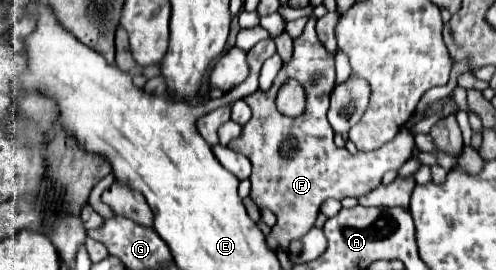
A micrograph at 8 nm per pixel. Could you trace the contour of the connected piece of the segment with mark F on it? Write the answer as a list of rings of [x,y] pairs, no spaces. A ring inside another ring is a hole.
[[[315,16],[307,20],[303,34],[293,42],[291,60],[283,62],[281,68],[285,78],[295,78],[305,88],[307,92],[305,114],[289,118],[275,108],[277,88],[281,86],[281,72],[279,72],[269,90],[259,88],[243,98],[251,108],[253,116],[243,126],[241,136],[229,142],[229,148],[239,150],[253,164],[251,200],[261,208],[267,206],[277,216],[277,224],[265,238],[267,246],[273,252],[277,252],[277,248],[283,248],[287,252],[293,240],[305,236],[317,220],[319,206],[327,198],[343,200],[345,196],[363,196],[371,192],[381,184],[383,174],[387,170],[399,170],[411,158],[413,150],[413,136],[407,132],[407,128],[401,128],[391,142],[371,152],[351,154],[347,148],[337,148],[333,144],[333,128],[327,122],[327,108],[329,108],[329,94],[335,86],[335,62],[333,54],[319,42],[315,22],[317,22]]]

